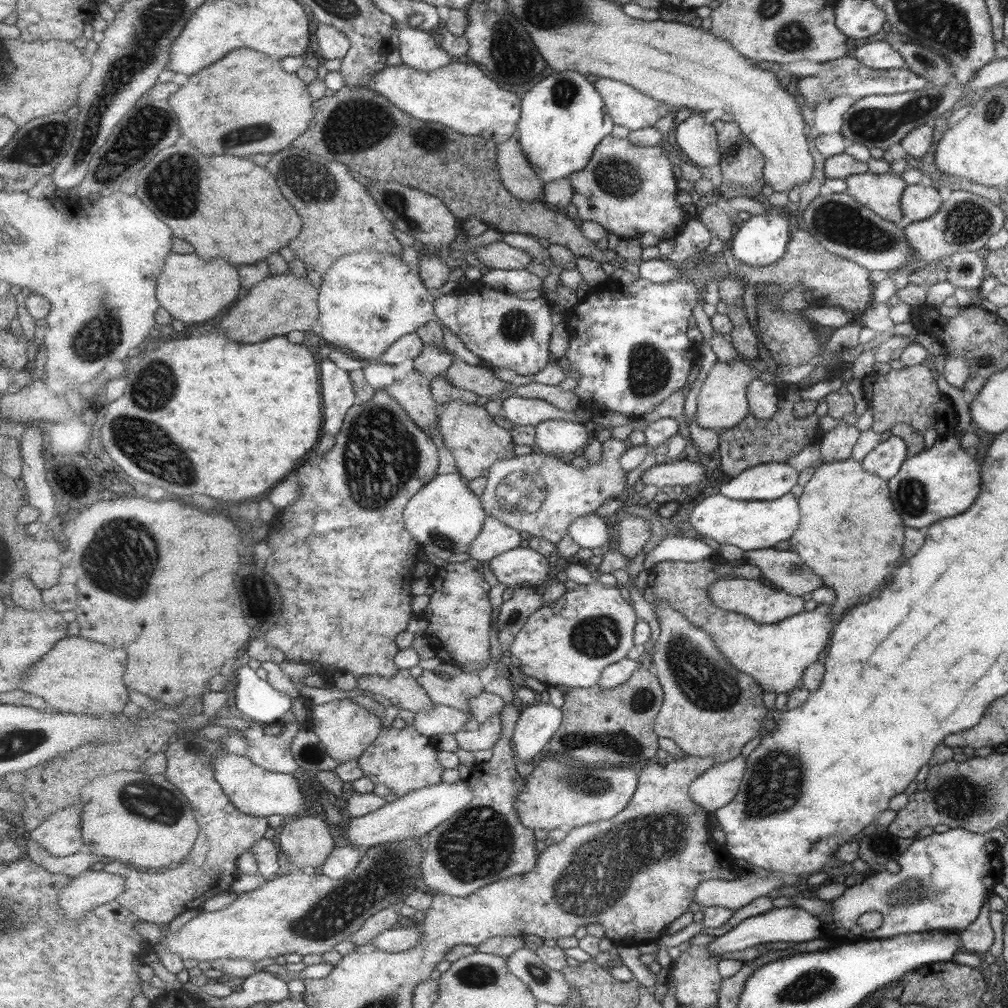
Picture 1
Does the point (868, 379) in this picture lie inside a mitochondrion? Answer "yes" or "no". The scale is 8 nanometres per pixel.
no

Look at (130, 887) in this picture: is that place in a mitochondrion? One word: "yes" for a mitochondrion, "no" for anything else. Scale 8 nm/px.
no

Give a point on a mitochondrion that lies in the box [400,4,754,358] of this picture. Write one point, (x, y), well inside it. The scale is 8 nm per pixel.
(510, 51)

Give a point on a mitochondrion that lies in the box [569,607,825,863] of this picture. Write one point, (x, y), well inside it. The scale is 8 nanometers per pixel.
(702, 681)

